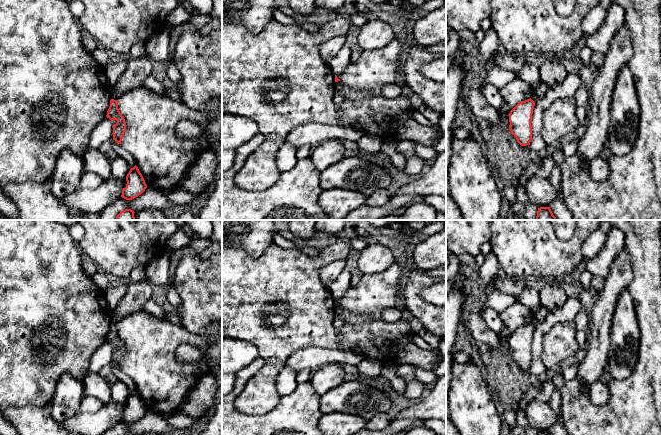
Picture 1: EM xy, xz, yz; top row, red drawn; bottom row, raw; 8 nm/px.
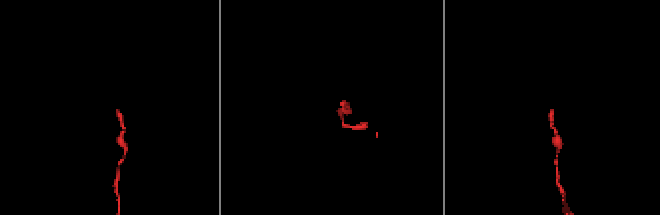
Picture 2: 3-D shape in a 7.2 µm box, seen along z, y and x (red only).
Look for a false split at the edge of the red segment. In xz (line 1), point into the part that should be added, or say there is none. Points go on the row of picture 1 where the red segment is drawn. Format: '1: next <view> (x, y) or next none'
1: next none

